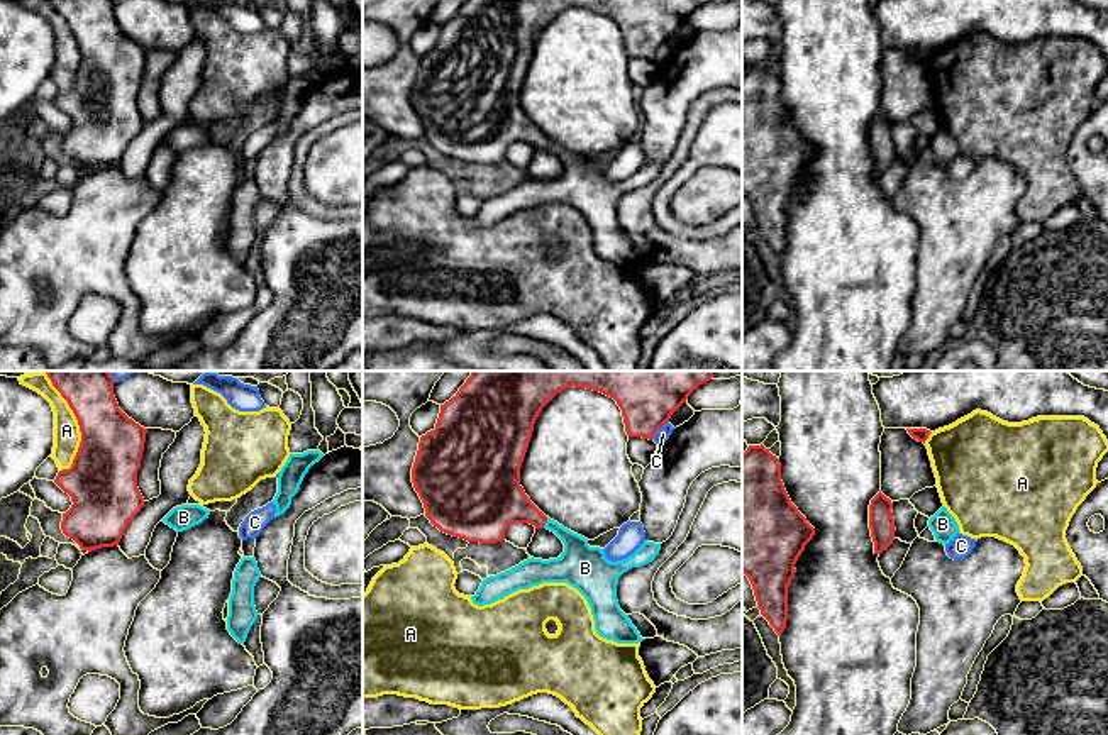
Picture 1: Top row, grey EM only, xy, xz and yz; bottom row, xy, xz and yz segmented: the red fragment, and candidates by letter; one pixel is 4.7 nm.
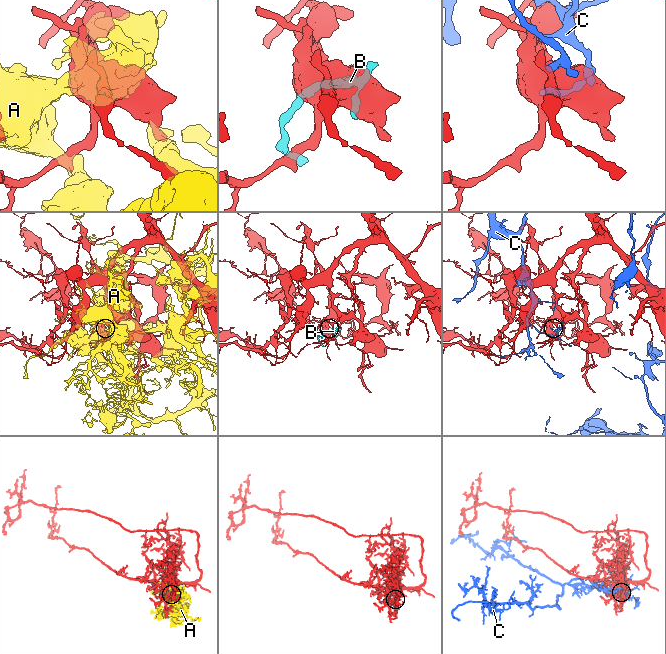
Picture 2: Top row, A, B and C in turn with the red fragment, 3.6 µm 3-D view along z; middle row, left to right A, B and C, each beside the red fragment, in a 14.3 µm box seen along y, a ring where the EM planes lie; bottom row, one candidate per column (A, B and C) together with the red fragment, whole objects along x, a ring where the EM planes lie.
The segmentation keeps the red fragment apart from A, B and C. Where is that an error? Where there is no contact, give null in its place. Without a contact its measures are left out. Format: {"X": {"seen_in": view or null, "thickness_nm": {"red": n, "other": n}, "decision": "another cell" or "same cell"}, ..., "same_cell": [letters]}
{"A": {"seen_in": "xy", "thickness_nm": {"red": 300, "other": 130}, "decision": "another cell"}, "B": {"seen_in": "xz", "thickness_nm": {"red": 260, "other": 170}, "decision": "same cell"}, "C": {"seen_in": "xz", "thickness_nm": {"red": 400, "other": 70}, "decision": "another cell"}, "same_cell": ["B"]}

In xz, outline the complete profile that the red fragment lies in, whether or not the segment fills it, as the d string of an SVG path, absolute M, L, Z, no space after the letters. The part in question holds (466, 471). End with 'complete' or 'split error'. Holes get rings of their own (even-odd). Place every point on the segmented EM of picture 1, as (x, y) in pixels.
M471 371L459 391L444 405L435 428L420 437L412 467L412 483L418 493L425 517L440 532L468 542L496 544L513 523L530 523L554 532L564 544L557 559L527 559L518 566L483 579L471 596L478 606L491 605L505 596L542 583L568 583L588 601L600 637L617 644L639 644L637 628L617 601L618 578L632 567L656 559L661 544L644 542L627 559L612 562L603 549L590 547L588 539L564 528L546 517L520 486L520 467L542 408L566 388L600 391L617 401L629 437L652 440L656 432L713 371Z; split error

